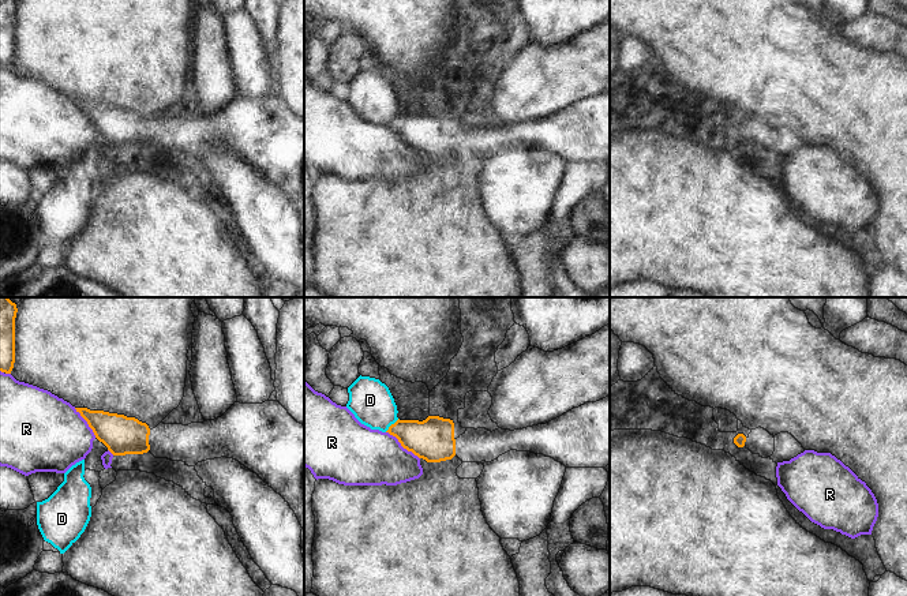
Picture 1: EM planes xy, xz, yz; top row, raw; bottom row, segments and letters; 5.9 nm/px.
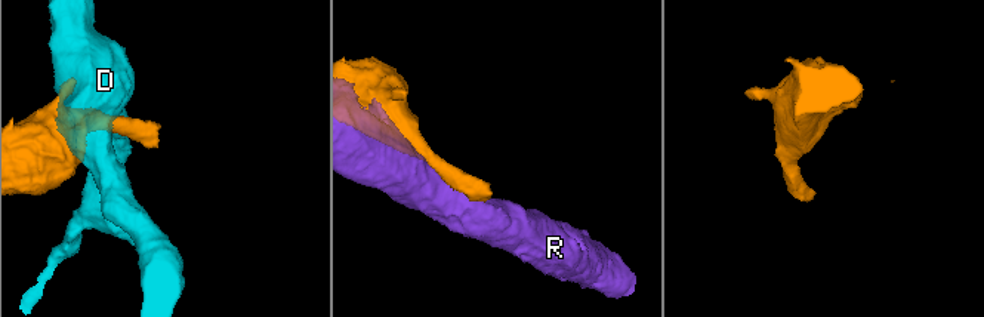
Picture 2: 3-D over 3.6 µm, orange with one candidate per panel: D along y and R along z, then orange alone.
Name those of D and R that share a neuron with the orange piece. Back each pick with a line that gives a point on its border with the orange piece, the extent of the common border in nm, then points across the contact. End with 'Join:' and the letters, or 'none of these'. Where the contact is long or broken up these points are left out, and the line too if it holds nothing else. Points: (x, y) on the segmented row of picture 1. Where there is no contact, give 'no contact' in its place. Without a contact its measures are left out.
Join: none of these

